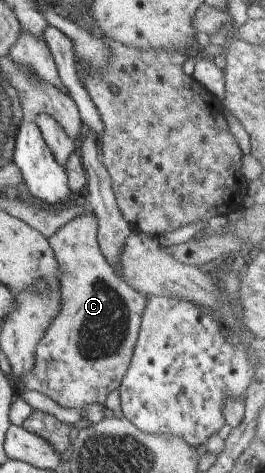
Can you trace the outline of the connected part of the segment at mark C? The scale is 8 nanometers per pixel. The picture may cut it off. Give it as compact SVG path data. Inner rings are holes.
M85 205L85 210L48 237L58 265L60 310L37 342L34 366L16 383L17 388L38 391L61 407L76 410L87 403L103 404L107 395L118 389L136 346L139 322L146 304L145 297L117 277L105 261L96 238L97 230L95 214Z

